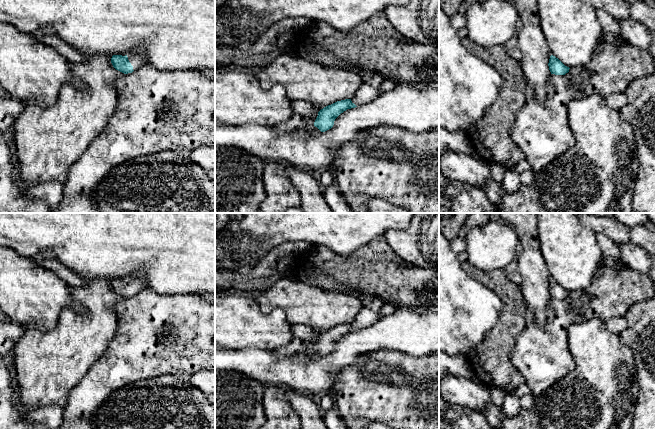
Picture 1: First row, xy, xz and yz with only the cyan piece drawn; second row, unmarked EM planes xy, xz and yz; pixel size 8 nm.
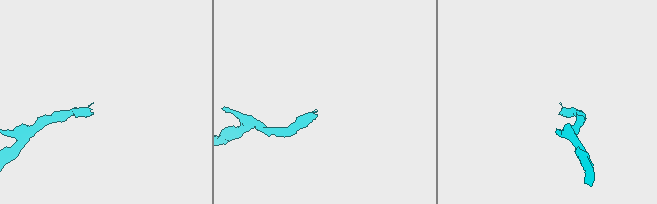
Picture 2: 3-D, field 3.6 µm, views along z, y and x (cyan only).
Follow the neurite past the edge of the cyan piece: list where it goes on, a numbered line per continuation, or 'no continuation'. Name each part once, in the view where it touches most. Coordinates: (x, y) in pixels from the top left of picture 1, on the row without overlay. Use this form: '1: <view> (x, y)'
1: xy (137, 285)

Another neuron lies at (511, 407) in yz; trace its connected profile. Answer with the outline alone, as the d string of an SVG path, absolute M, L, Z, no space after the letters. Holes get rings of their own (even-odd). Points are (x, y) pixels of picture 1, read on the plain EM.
M512 392L508 393L501 407L502 413L508 417L513 417L517 415L520 410L519 398Z

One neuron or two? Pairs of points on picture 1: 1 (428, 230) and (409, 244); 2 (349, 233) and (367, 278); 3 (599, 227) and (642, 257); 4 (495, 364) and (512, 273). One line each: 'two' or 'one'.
1: one
2: two
3: two
4: two

